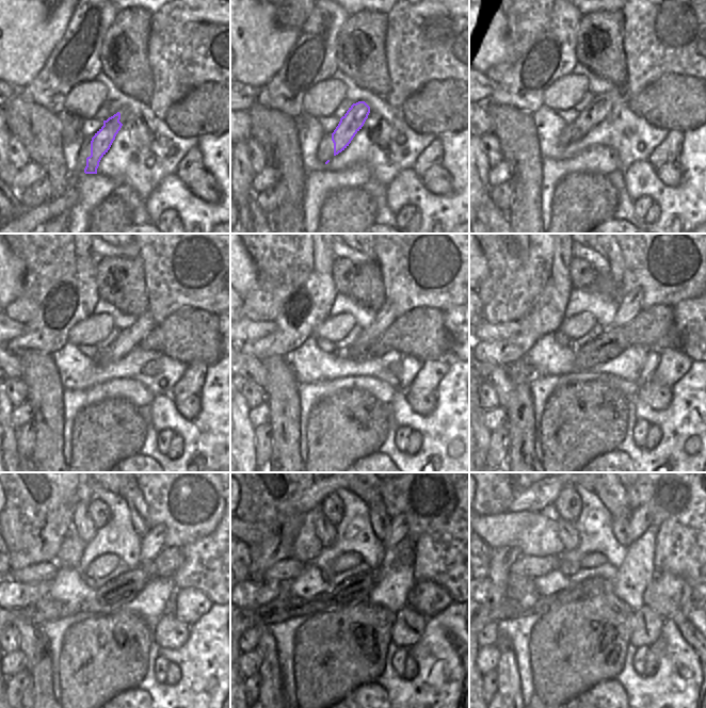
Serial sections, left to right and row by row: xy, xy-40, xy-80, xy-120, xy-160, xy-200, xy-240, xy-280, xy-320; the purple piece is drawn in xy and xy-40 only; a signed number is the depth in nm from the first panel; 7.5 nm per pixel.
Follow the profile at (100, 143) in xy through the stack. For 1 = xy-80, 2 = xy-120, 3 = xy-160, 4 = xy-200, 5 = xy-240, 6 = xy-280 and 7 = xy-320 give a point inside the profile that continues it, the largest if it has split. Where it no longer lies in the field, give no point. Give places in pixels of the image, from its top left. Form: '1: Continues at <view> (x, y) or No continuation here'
1: Continues at xy-80 (599, 108)
2: Continues at xy-120 (128, 339)
3: Continues at xy-160 (384, 318)
4: Continues at xy-200 (630, 304)
5: Continues at xy-240 (151, 542)
6: Continues at xy-280 (399, 529)
7: Continues at xy-320 (640, 518).

